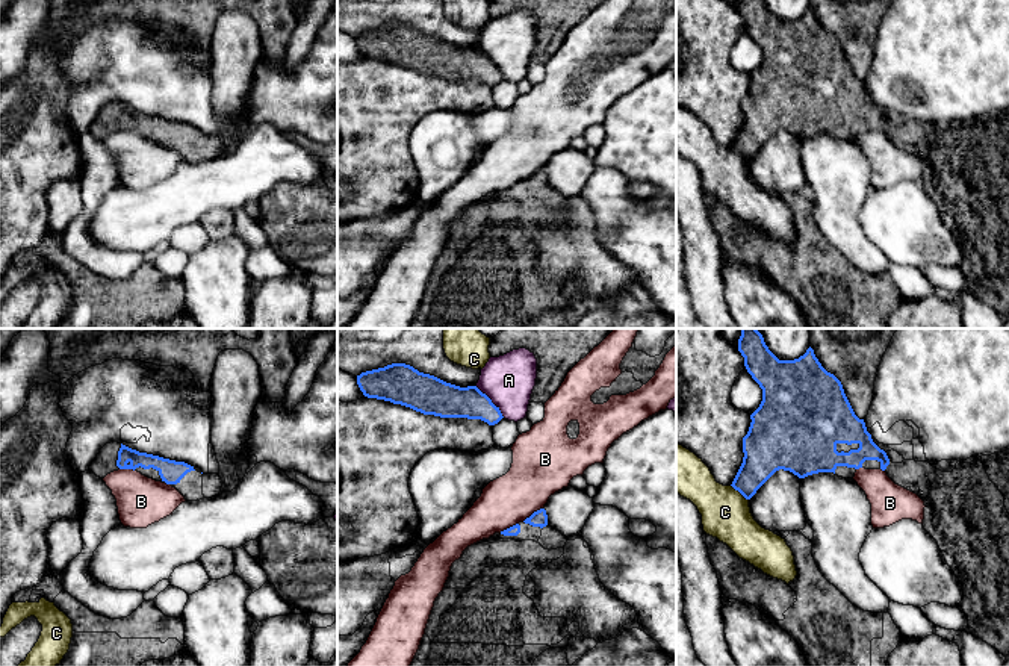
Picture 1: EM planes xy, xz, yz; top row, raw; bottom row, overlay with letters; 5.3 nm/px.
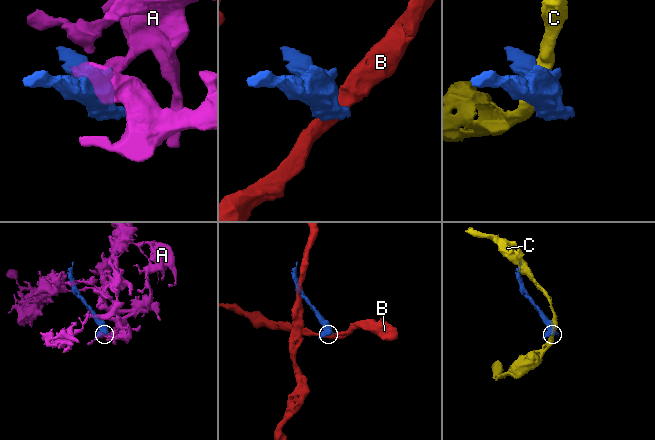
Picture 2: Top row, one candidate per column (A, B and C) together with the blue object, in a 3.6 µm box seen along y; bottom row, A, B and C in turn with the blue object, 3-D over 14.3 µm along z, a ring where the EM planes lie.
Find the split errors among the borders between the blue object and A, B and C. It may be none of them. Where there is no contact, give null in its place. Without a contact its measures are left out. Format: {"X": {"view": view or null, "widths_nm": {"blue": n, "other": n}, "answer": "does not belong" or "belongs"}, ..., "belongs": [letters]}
{"A": {"view": "xz", "widths_nm": {"blue": 190, "other": 280}, "answer": "does not belong"}, "B": {"view": "xz", "widths_nm": {"blue": 90, "other": 300}, "answer": "does not belong"}, "C": {"view": "yz", "widths_nm": {"blue": 220, "other": 260}, "answer": "does not belong"}, "belongs": []}

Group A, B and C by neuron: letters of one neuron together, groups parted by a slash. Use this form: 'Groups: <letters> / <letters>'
Groups: A / B / C

